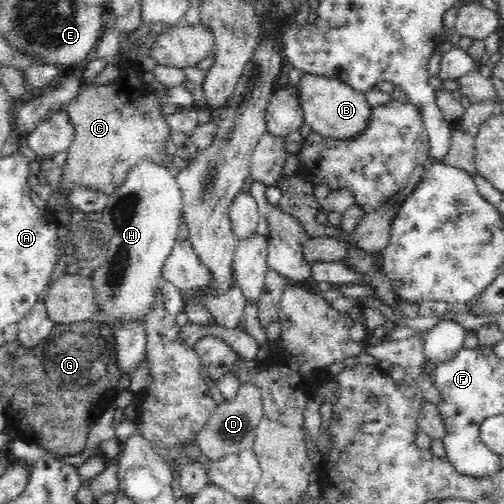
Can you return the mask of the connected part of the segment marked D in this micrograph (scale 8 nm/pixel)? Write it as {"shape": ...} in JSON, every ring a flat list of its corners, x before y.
{"shape":[[241,384,232,402,224,400,218,404,216,412,208,418,204,428,195,436,201,452,215,461,230,453,239,453,241,450,252,449,255,439,255,431,263,418,263,398,261,389,253,384]]}

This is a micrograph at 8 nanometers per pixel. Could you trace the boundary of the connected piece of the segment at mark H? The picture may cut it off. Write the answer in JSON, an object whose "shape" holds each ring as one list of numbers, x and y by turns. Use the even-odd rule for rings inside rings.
{"shape":[[148,159,140,161,128,170,125,181,107,195,108,202,104,210,101,210,101,221,108,227,111,238,106,261,92,275,92,285,96,289,98,303,98,310,92,321,104,323,114,330,116,325,124,321,145,322,145,318,153,309,155,288,164,282,162,276,165,258,171,253,178,238,178,228,183,222,183,202,176,174,172,174,164,165,158,165]]}

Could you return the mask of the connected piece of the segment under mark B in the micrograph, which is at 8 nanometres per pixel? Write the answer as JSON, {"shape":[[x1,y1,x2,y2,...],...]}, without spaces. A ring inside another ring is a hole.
{"shape":[[306,73,297,84,297,95,305,123,312,131,325,137,337,140,358,138,358,134,370,122,373,107,369,105,365,93,354,90,345,82,335,78]]}

